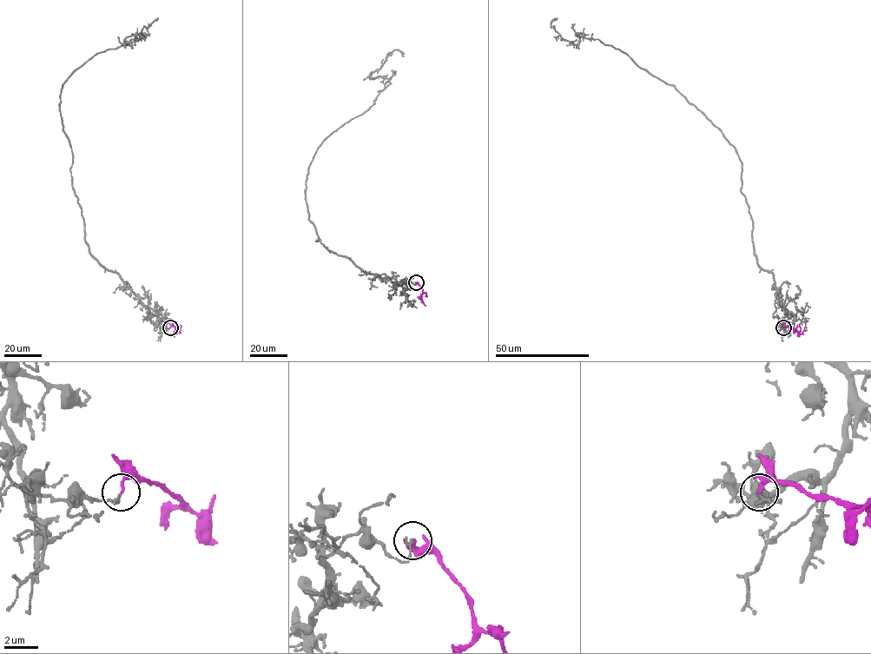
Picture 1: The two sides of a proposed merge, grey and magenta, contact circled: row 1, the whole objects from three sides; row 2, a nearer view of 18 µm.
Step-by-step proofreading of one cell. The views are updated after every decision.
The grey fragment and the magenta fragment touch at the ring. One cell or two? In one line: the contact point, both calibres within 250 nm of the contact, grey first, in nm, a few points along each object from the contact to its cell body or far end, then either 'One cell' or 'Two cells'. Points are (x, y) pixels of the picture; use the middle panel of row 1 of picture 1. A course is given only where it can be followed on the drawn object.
Place: (416, 282). Thickness 170 nm (grey) against 160 nm. Course of grey: (416, 282), (403, 293), (330, 252), (305, 198), (317, 148), (390, 83), (370, 72), (394, 49), (403, 56). Course of magenta: (416, 282), (421, 287), (421, 300), (425, 306). Two cells

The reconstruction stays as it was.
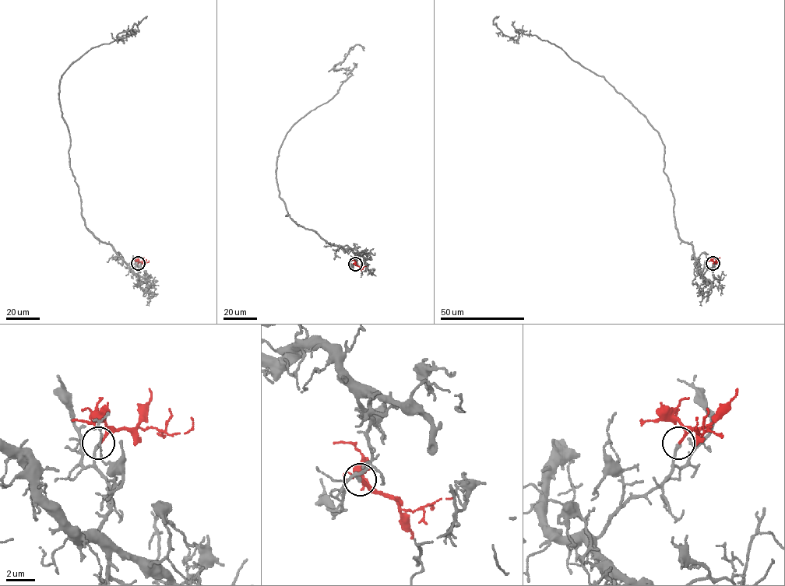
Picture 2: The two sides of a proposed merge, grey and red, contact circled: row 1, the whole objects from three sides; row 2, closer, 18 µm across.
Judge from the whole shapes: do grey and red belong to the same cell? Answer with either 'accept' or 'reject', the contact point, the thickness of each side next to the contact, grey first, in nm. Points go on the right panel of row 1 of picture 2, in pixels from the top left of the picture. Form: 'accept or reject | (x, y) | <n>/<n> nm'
accept | (712, 263) | 240/150 nm

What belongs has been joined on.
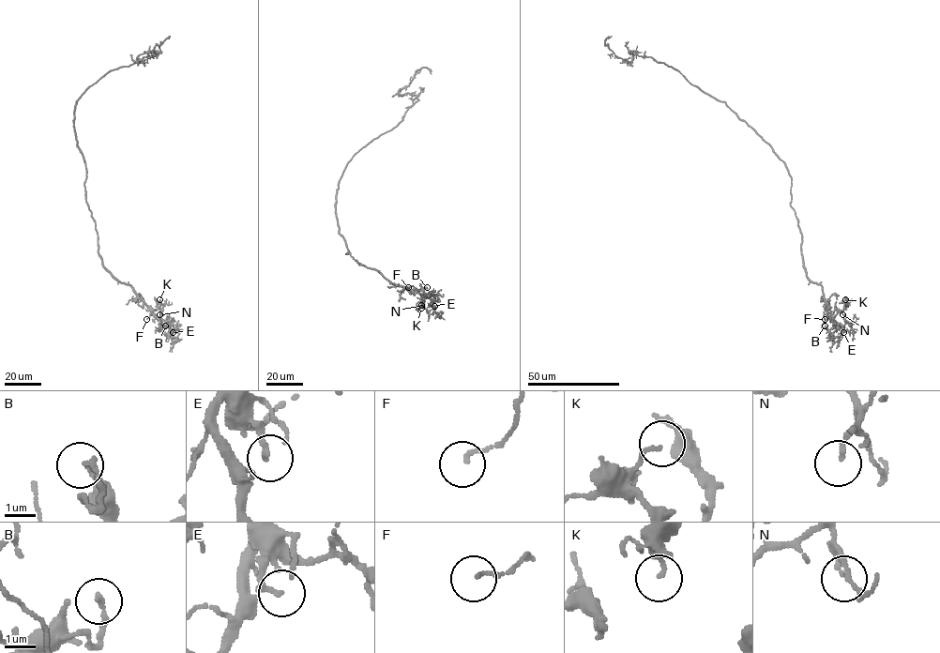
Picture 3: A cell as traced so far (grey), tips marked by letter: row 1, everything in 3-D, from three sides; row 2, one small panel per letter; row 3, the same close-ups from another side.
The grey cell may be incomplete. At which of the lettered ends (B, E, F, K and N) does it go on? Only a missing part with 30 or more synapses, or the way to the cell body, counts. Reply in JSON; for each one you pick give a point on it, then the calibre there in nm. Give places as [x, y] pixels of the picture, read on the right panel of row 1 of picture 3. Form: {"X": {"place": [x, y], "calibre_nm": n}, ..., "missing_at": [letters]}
{"E": {"place": [843, 332], "calibre_nm": 150}, "missing_at": ["E"]}

